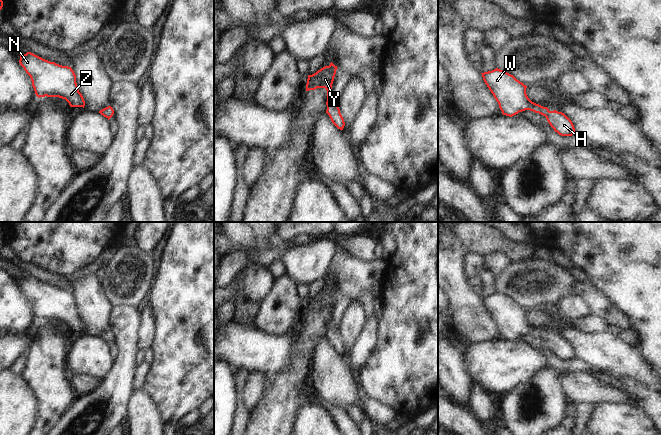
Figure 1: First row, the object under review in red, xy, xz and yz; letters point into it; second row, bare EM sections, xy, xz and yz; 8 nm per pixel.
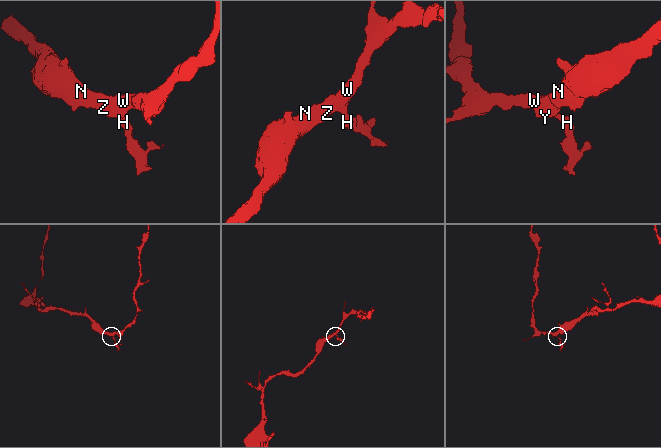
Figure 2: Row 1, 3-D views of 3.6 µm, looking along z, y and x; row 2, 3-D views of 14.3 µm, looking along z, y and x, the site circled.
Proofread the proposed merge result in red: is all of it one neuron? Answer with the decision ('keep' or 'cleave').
keep

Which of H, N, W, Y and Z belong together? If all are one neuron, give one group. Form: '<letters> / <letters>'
H N W Y Z

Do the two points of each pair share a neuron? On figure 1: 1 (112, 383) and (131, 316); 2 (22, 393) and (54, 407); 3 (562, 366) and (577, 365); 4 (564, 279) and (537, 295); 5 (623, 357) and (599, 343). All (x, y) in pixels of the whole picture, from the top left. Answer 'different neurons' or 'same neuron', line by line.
1: same neuron
2: different neurons
3: same neuron
4: same neuron
5: same neuron

